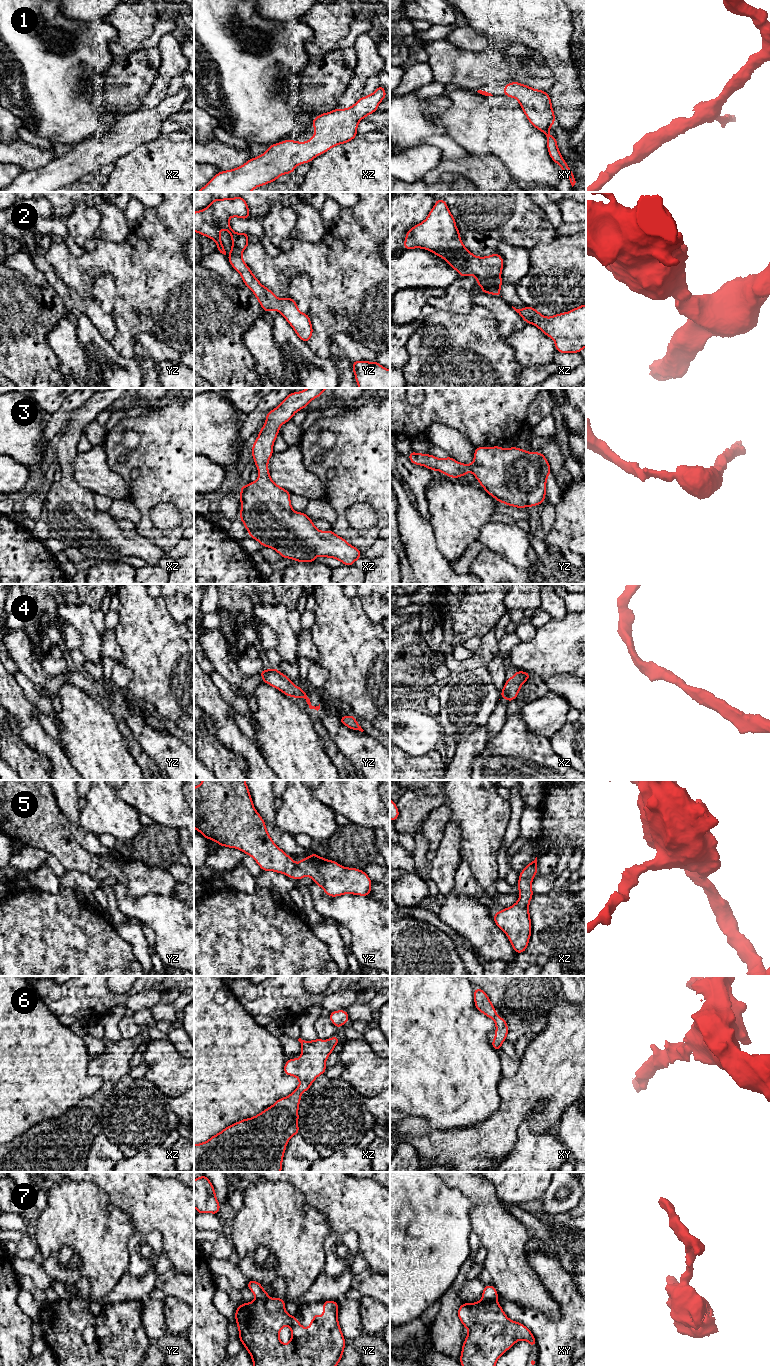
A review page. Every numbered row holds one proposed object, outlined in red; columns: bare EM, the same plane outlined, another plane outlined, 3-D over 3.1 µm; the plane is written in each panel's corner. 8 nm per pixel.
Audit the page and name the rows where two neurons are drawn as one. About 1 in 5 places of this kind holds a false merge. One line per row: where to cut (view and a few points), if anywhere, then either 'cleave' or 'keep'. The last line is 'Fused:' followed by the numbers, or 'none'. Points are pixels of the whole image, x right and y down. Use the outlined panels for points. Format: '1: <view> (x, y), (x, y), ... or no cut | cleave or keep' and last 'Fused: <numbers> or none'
1: no cut | keep
2: no cut | keep
3: no cut | keep
4: no cut | keep
5: no cut | keep
6: no cut | keep
7: xy (482, 1298), (488, 1301), (496, 1301) | cleave
Fused: 7

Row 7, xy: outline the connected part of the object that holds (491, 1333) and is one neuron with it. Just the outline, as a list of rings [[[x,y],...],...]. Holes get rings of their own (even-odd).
[[[497,1301],[463,1303],[458,1318],[469,1330],[462,1346],[462,1366],[495,1366],[497,1360],[519,1340],[537,1346],[531,1331],[510,1320]]]

